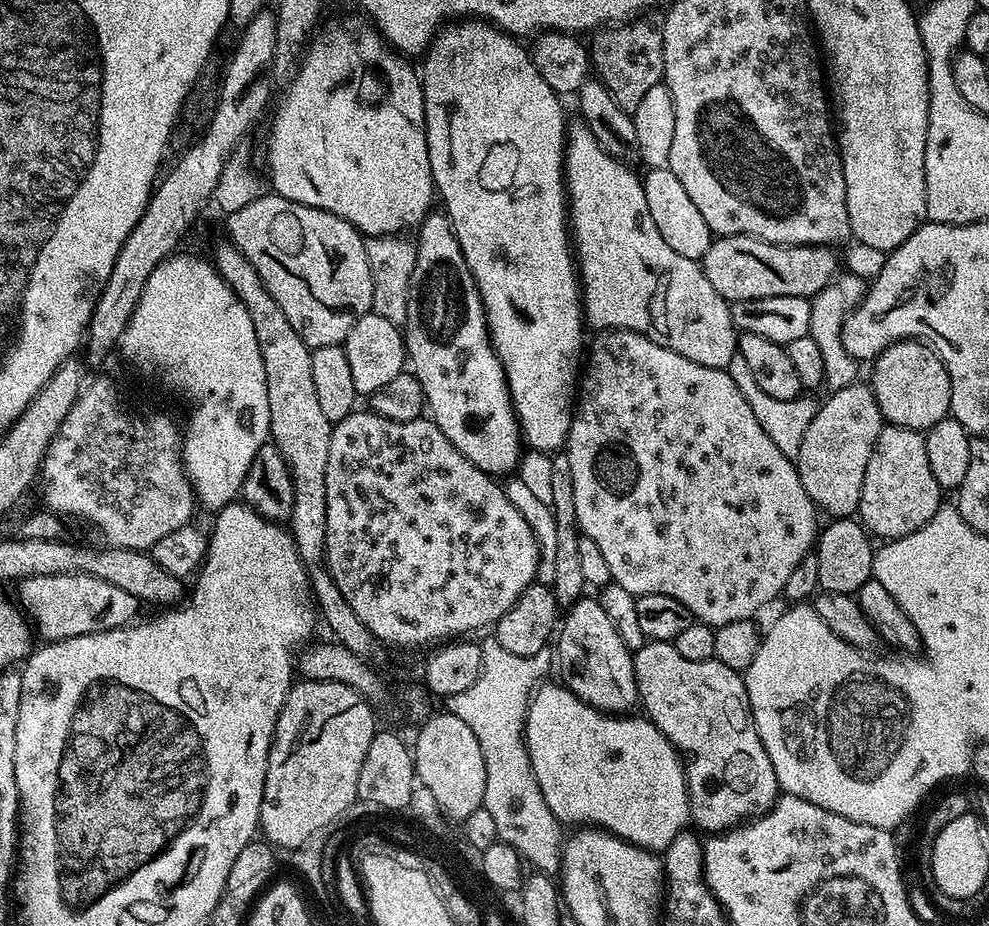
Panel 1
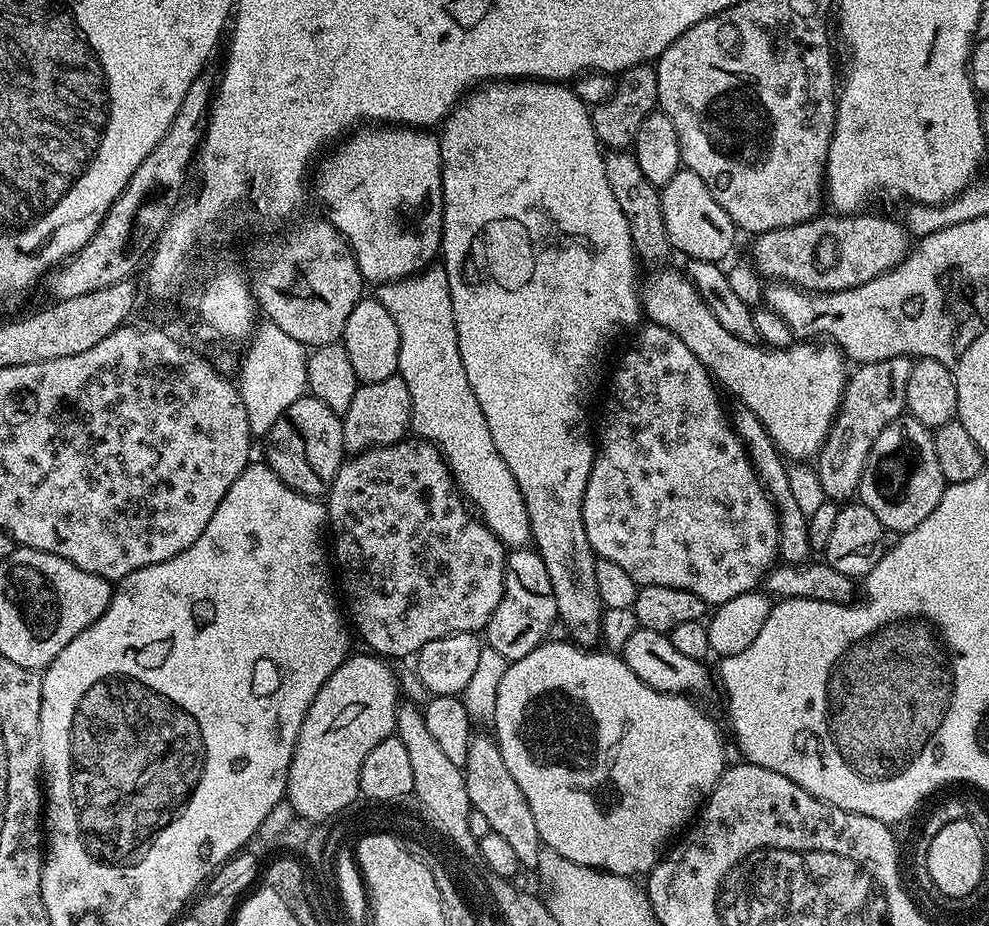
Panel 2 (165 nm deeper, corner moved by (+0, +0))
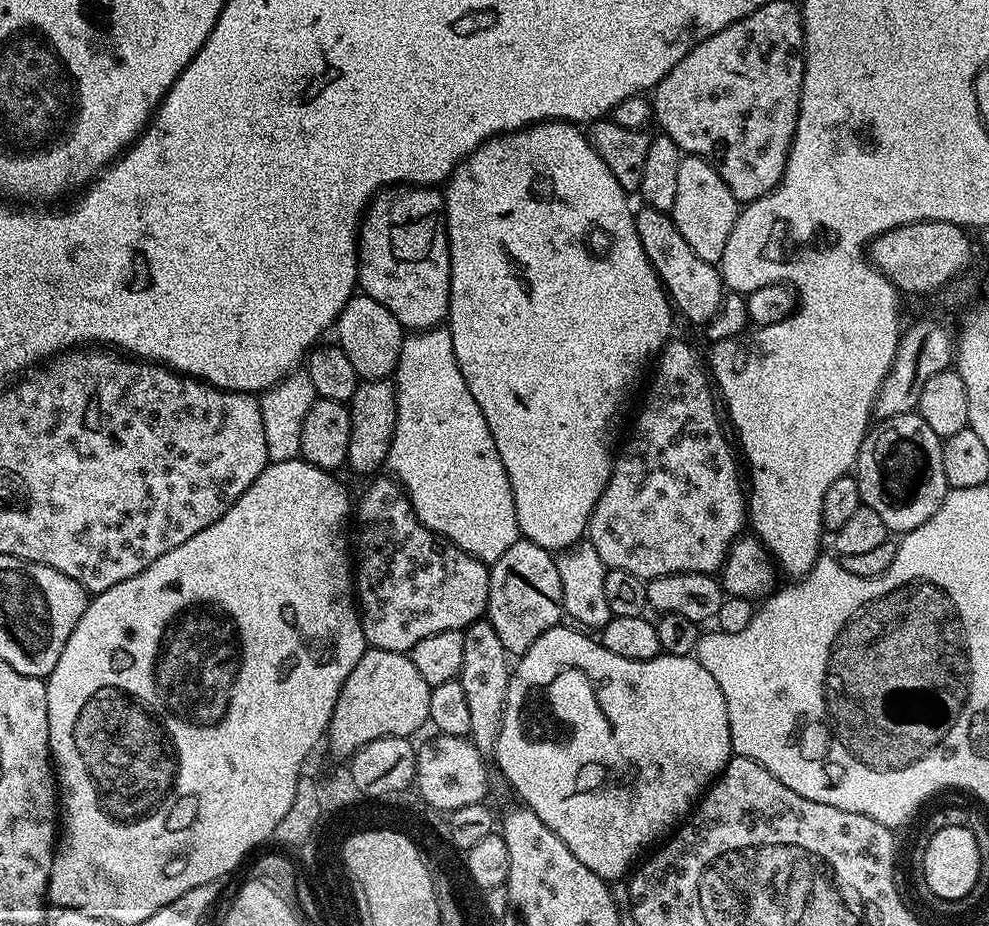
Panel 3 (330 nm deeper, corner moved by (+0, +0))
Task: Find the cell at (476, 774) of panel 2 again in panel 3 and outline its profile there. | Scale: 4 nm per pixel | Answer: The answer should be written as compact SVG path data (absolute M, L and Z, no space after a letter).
M481 618L463 629L463 634L462 670L458 679L465 693L466 706L469 707L468 736L482 754L488 754L495 749L500 733L505 696L508 693L508 679L511 676L510 660L502 642L498 639L498 634L486 618Z

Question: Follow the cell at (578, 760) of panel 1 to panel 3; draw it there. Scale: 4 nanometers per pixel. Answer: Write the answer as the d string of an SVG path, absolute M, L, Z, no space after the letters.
M557 626L546 630L546 634L542 634L542 638L534 642L534 646L522 653L517 664L515 661L508 679L508 693L505 696L504 714L494 757L496 756L496 764L500 767L501 774L508 779L509 786L524 799L521 800L523 807L538 814L541 822L554 830L554 834L558 834L558 838L562 838L566 846L570 846L570 854L574 854L574 858L578 858L578 862L582 862L586 870L594 870L598 878L615 882L619 876L629 875L630 869L637 863L636 855L647 844L655 845L661 838L667 837L695 809L712 781L724 771L734 755L730 738L730 718L726 714L726 698L722 698L718 682L714 682L710 670L698 663L695 655L661 654L649 660L635 660L606 650L600 645L599 639L592 637L591 640L588 637L591 635L575 627L564 627Z

